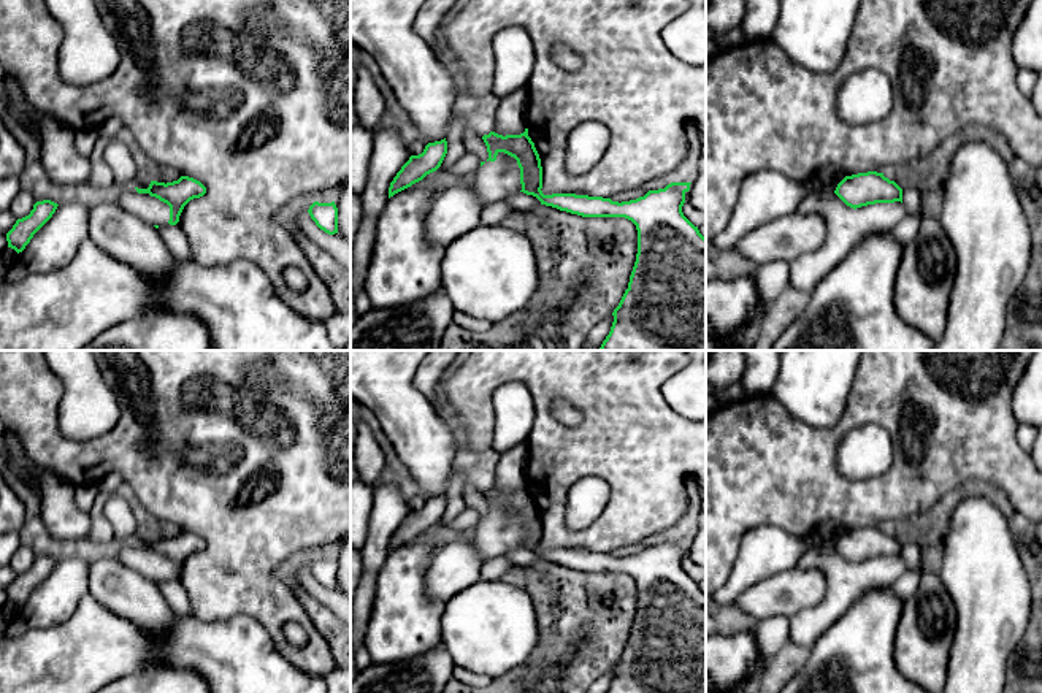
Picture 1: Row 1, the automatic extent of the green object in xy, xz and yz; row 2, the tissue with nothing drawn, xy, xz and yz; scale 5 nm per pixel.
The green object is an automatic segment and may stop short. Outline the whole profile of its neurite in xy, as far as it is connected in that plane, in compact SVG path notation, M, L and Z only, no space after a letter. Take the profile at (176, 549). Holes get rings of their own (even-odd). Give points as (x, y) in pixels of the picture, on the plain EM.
M181 531L178 536L167 539L151 536L147 544L135 544L138 549L149 549L170 561L170 580L176 580L179 577L179 571L190 555L200 553L206 549L206 542L189 531Z

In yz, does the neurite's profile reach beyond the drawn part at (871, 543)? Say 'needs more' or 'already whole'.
already whole

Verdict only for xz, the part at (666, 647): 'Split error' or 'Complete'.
Complete

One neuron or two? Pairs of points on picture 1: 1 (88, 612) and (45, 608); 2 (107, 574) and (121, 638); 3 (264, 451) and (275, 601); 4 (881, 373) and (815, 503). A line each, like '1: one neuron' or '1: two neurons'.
1: two neurons
2: two neurons
3: one neuron
4: one neuron

